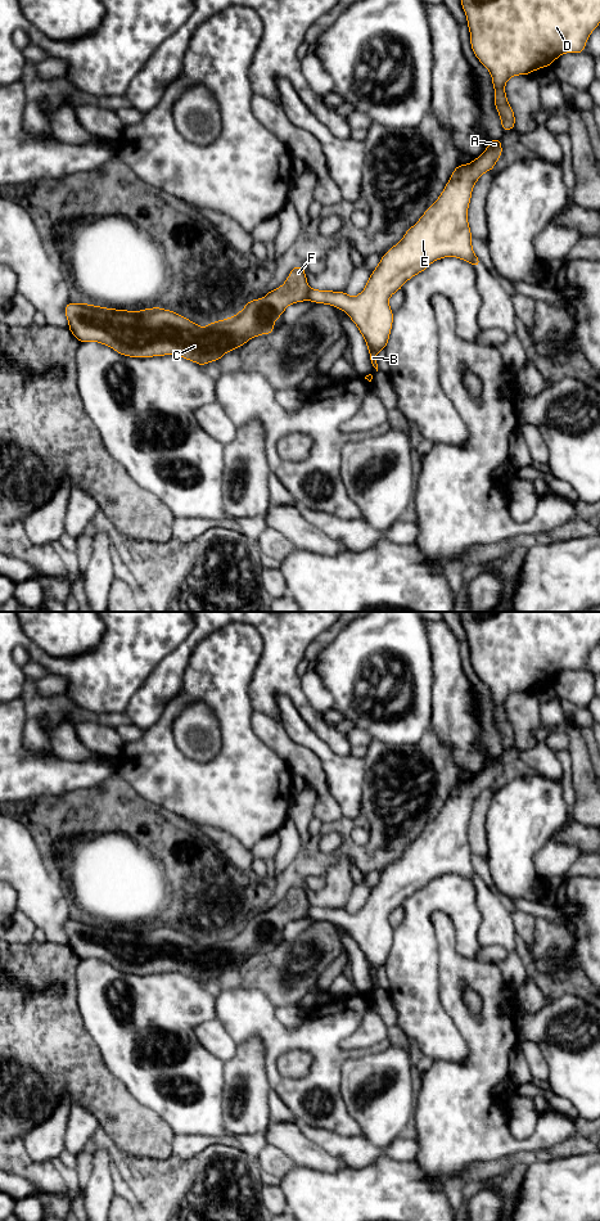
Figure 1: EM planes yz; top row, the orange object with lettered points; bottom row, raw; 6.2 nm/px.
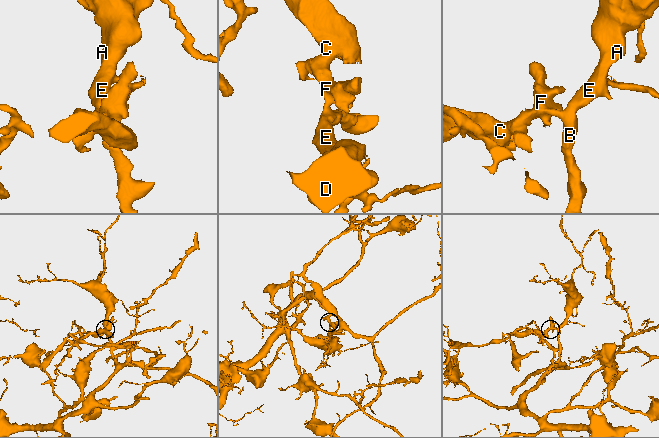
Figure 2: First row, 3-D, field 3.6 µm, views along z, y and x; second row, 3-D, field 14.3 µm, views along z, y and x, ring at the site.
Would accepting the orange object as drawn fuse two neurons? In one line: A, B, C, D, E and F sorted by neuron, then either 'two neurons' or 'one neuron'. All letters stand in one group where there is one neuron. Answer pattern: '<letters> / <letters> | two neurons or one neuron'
A B D E / C F | two neurons

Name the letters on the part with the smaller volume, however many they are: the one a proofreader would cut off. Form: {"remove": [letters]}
{"remove": ["C", "F"]}

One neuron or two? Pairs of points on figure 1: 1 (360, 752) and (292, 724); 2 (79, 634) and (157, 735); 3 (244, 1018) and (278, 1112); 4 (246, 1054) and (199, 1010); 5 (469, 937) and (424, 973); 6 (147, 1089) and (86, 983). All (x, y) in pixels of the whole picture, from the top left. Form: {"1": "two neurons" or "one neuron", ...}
{"1": "two neurons", "2": "two neurons", "3": "two neurons", "4": "two neurons", "5": "one neuron", "6": "one neuron"}

